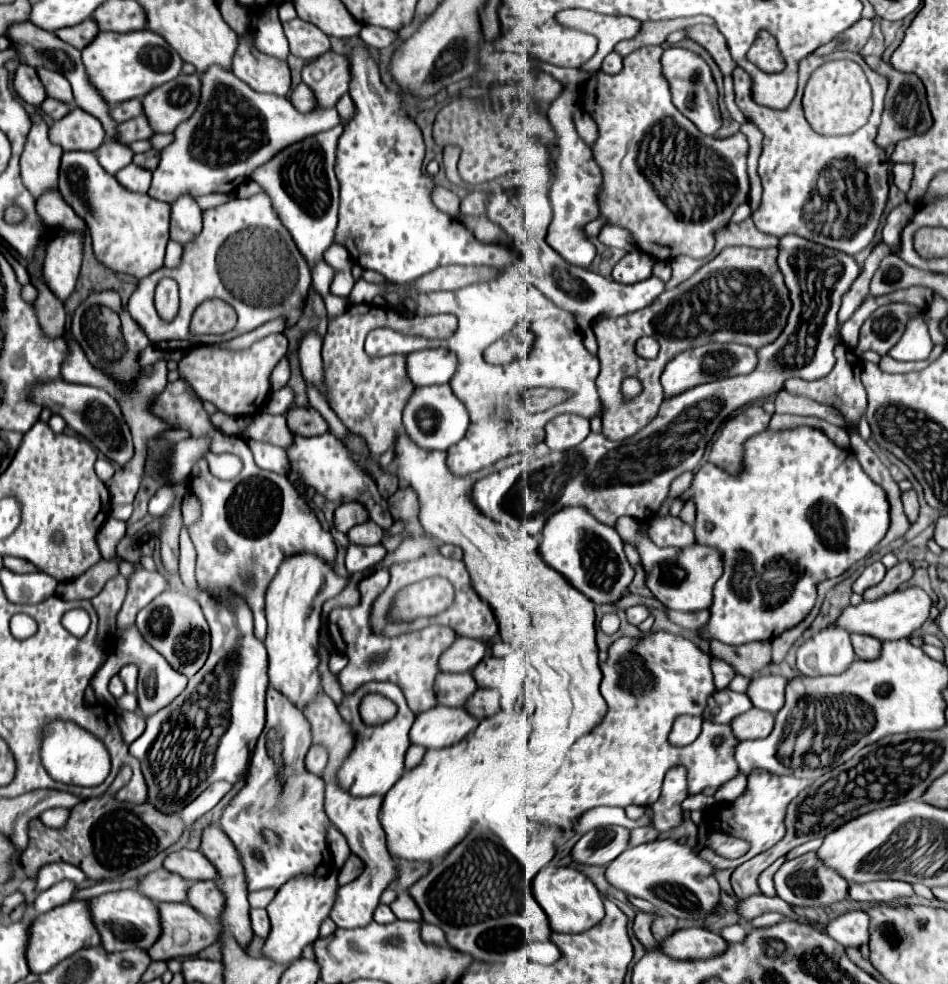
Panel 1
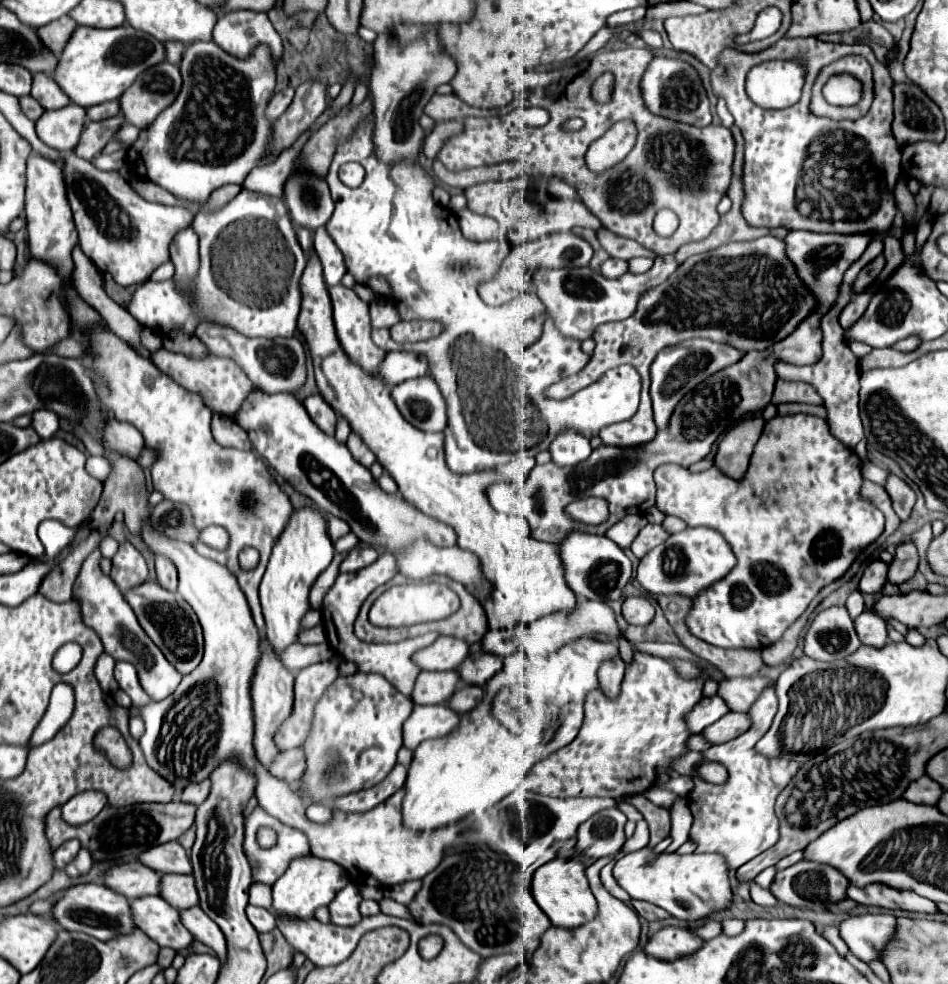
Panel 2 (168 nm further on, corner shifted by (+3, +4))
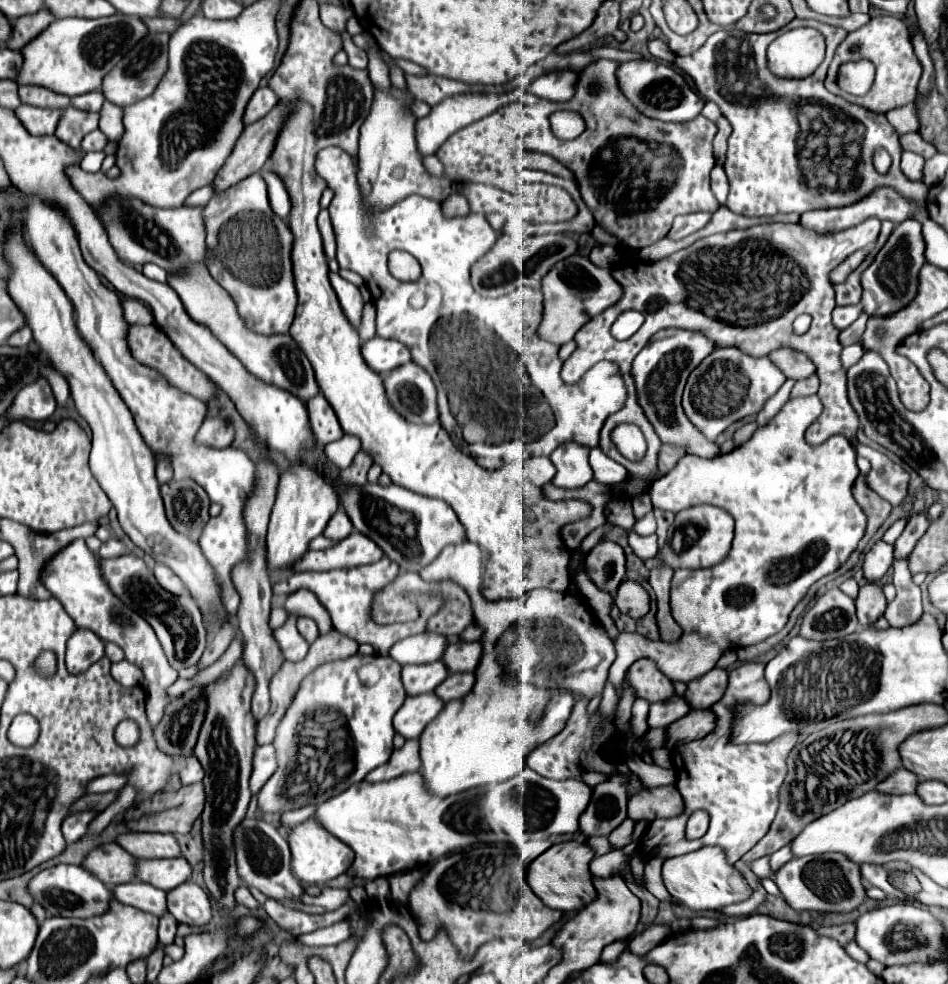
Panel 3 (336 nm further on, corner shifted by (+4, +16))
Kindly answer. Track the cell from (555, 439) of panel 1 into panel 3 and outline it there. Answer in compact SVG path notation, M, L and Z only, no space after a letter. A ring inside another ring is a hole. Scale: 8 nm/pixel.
M566 442L558 446L550 456L550 460L554 462L558 470L552 484L564 490L582 488L584 484L588 484L592 480L592 468L588 464L588 454L590 454L588 448L574 444L574 442Z

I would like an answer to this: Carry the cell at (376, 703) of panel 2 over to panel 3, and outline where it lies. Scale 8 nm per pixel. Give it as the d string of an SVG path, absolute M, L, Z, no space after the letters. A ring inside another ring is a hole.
M354 654L340 662L336 660L330 664L322 664L322 668L310 672L310 676L306 676L306 680L302 680L292 704L288 706L286 714L280 720L276 738L272 742L276 748L278 768L270 776L270 780L262 786L262 790L258 792L258 808L264 814L282 814L286 810L302 808L306 804L318 806L318 804L326 802L328 798L338 796L352 784L364 780L364 776L370 770L388 762L388 758L394 750L392 738L396 734L394 726L392 726L392 718L406 698L406 692L404 692L402 680L400 680L400 670L402 670L402 666L394 660L390 660L388 656ZM364 664L376 664L382 672L380 680L372 686L364 684L358 678L358 668Z

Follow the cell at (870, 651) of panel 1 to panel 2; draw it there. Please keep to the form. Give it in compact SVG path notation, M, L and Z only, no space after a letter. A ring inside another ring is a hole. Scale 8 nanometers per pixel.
M863 612L855 618L855 630L865 646L883 648L887 644L887 624L873 612Z

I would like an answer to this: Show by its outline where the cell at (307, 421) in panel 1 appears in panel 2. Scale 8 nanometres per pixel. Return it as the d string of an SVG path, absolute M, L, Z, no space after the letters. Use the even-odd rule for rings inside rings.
M315 394L315 396L309 396L303 400L303 406L307 410L307 414L311 416L311 420L325 432L325 434L331 434L335 432L335 410L323 400L321 394Z

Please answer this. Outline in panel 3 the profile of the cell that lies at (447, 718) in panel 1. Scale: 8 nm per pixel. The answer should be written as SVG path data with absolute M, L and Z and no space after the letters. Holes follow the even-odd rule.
M420 694L420 696L408 696L402 704L402 708L394 716L394 728L404 738L418 738L426 724L438 716L438 712L444 708L444 702L434 694Z

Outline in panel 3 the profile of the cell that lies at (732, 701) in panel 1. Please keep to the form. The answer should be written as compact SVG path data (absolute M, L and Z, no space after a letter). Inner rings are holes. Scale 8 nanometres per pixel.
M670 696L662 702L654 702L650 704L650 712L648 712L648 726L650 728L666 728L668 724L672 724L674 720L686 716L690 712L690 706L686 704L684 698L680 696Z

